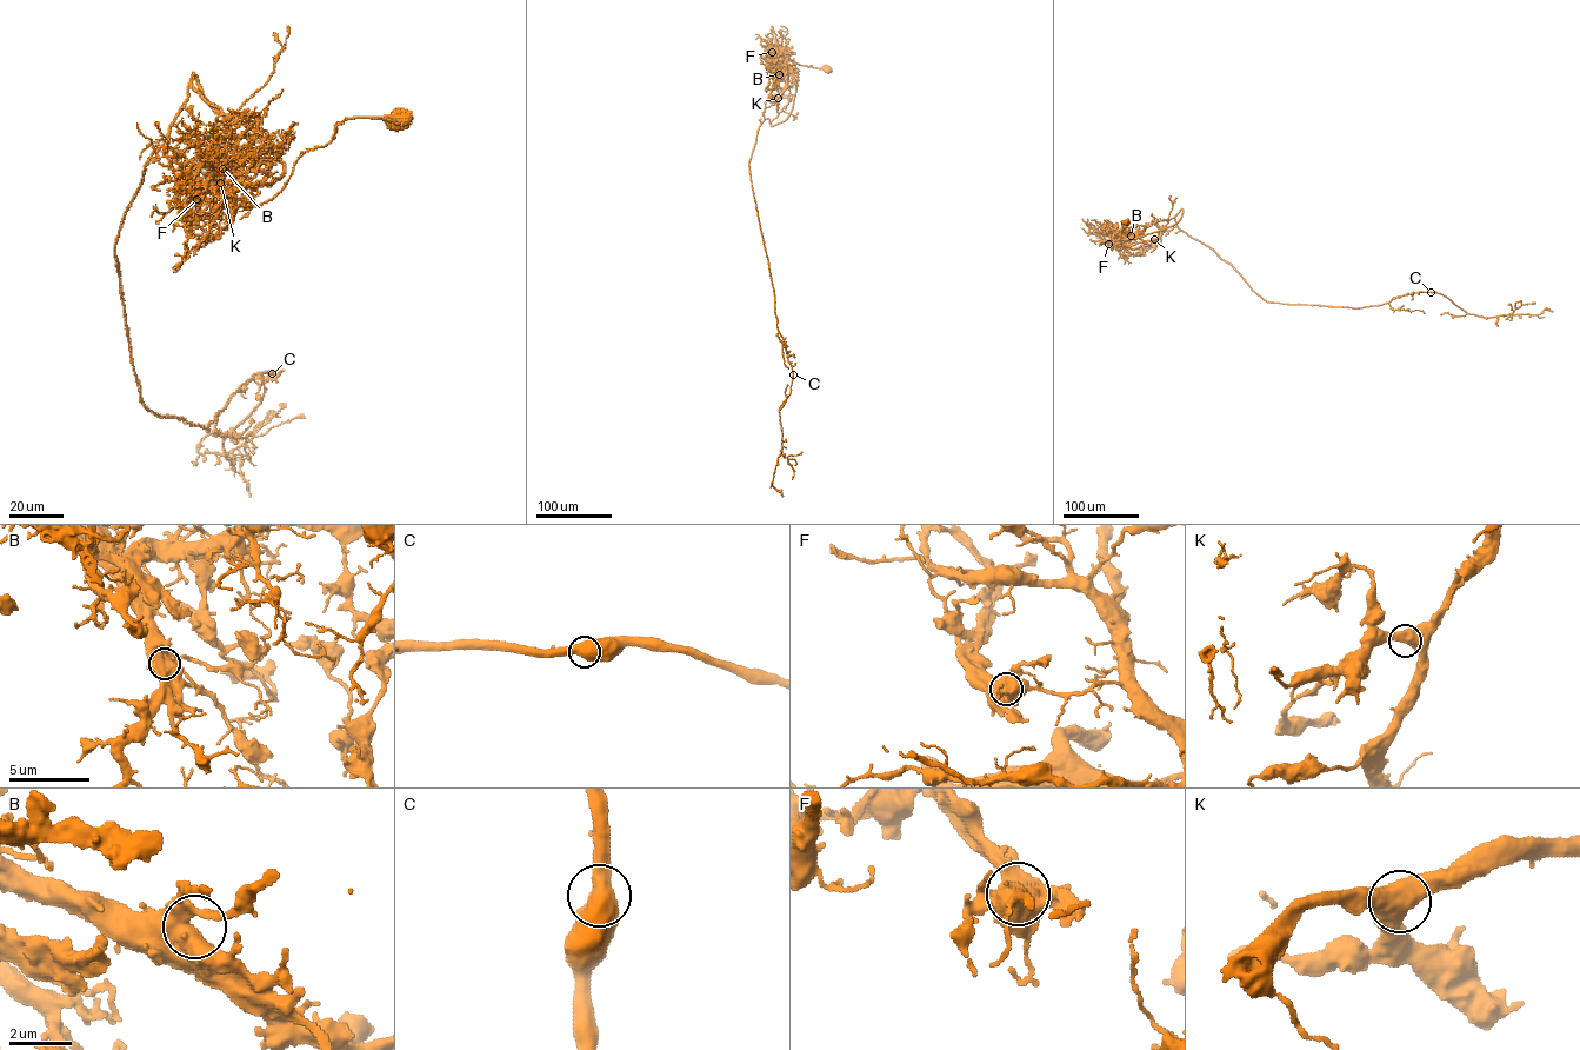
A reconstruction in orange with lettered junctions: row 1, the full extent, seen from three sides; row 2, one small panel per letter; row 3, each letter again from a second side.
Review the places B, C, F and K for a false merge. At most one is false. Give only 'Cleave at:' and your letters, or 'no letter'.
Cleave at: F

